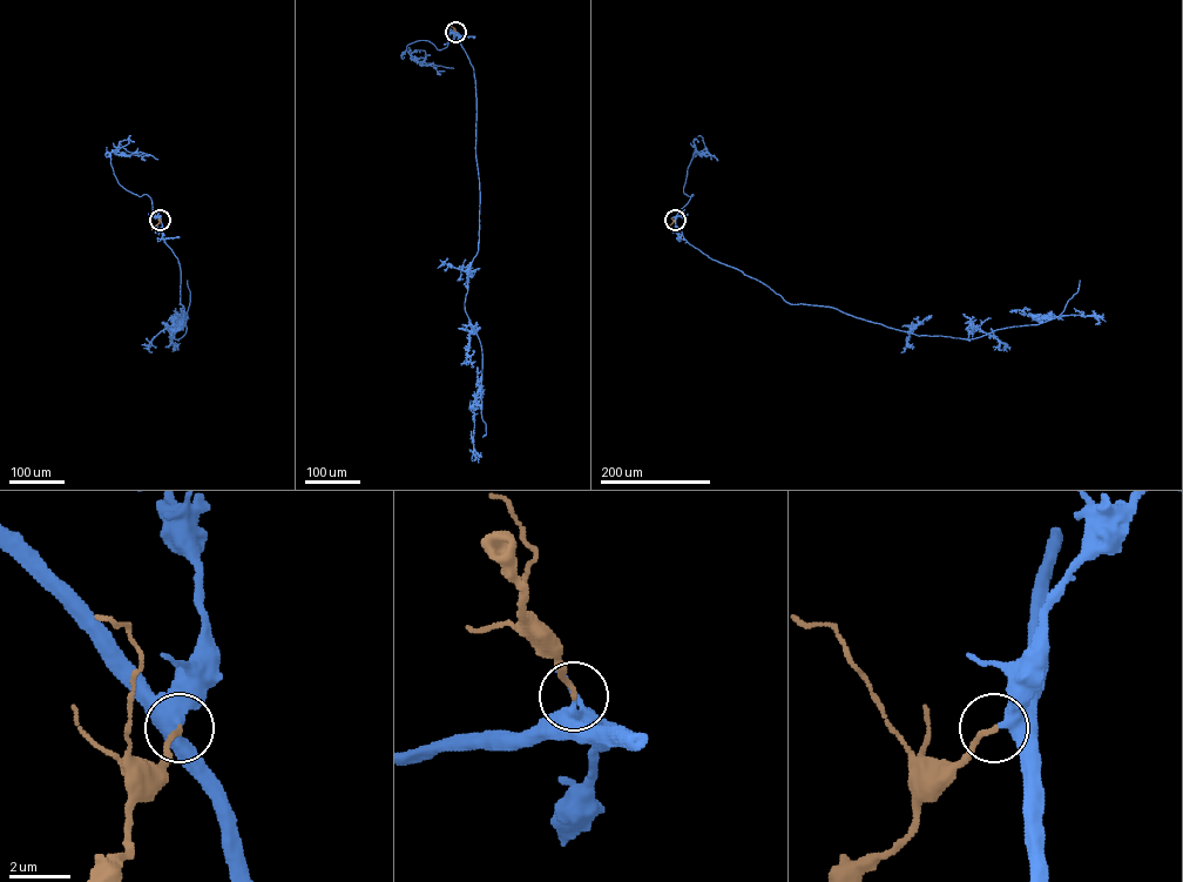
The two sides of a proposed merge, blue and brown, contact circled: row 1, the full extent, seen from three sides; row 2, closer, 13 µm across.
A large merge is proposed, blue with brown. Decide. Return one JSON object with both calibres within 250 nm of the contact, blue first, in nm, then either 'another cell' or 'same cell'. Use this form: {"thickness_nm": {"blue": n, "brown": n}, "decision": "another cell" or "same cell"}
{"thickness_nm": {"blue": 550, "brown": 160}, "decision": "same cell"}

